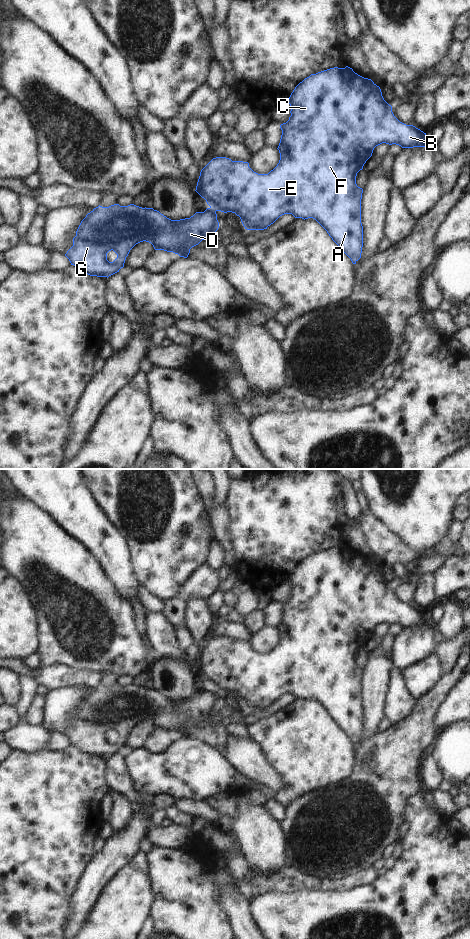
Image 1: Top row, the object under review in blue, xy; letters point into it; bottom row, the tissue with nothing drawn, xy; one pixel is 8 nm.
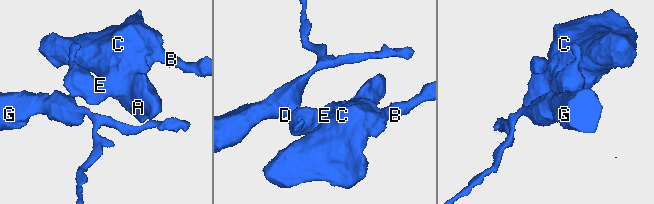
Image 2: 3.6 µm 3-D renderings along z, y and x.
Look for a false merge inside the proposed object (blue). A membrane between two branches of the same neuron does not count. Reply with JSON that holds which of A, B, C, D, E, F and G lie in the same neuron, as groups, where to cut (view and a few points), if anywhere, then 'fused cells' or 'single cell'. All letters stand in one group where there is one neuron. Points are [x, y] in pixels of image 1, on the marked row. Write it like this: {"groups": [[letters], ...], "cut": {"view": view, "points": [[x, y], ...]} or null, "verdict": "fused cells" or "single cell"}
{"groups": [["A", "B", "C", "E", "F"], ["D", "G"]], "cut": {"view": "xy", "points": [[210, 207], [215, 211]]}, "verdict": "fused cells"}

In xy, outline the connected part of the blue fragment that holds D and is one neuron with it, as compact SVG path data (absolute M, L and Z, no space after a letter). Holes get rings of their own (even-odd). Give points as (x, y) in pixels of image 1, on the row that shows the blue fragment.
M114 204L109 207L99 205L81 221L73 238L73 246L65 256L83 274L108 278L124 267L130 250L140 242L149 242L155 250L173 252L187 258L190 249L202 240L214 241L218 228L217 214L212 208L196 212L190 218L171 220L153 208L142 208L134 204ZM111 250L117 254L113 262L107 260L107 253Z

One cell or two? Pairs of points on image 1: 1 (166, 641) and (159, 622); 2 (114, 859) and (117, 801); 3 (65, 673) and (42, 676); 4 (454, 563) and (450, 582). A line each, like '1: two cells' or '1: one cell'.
1: one cell
2: two cells
3: one cell
4: one cell

